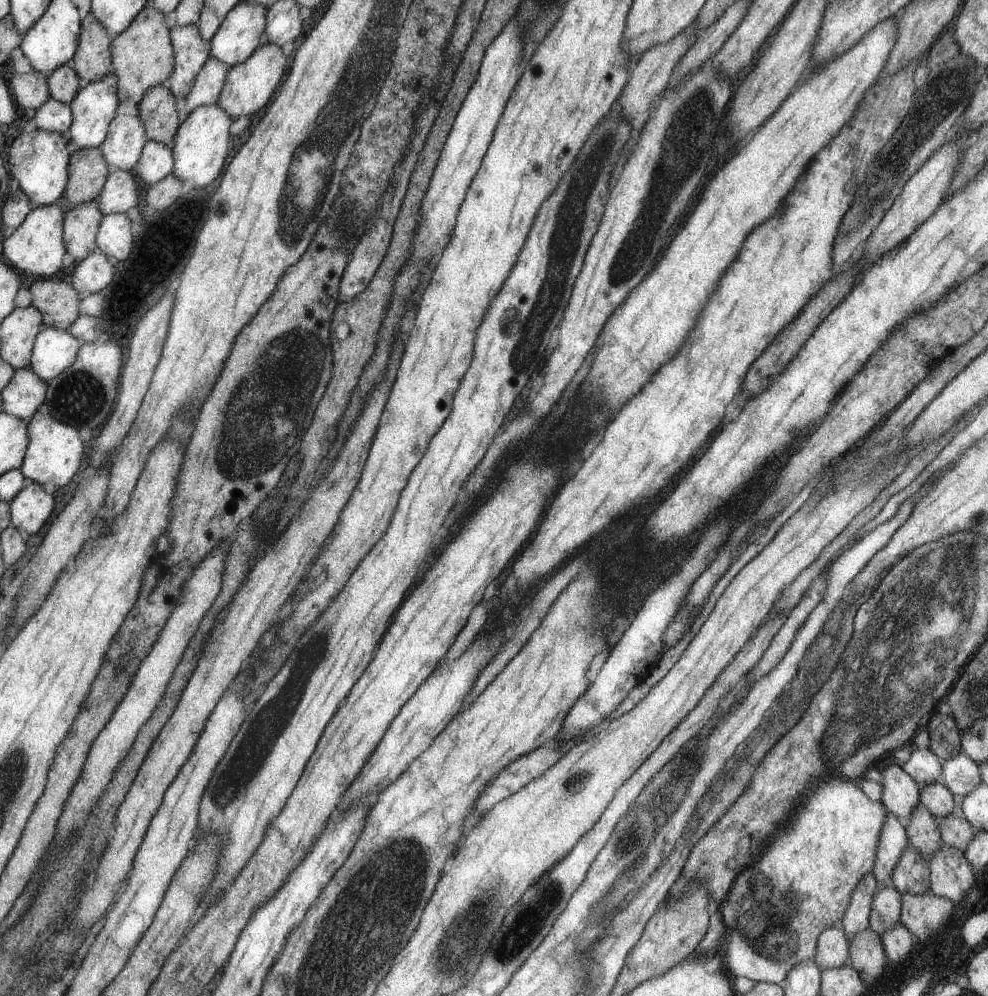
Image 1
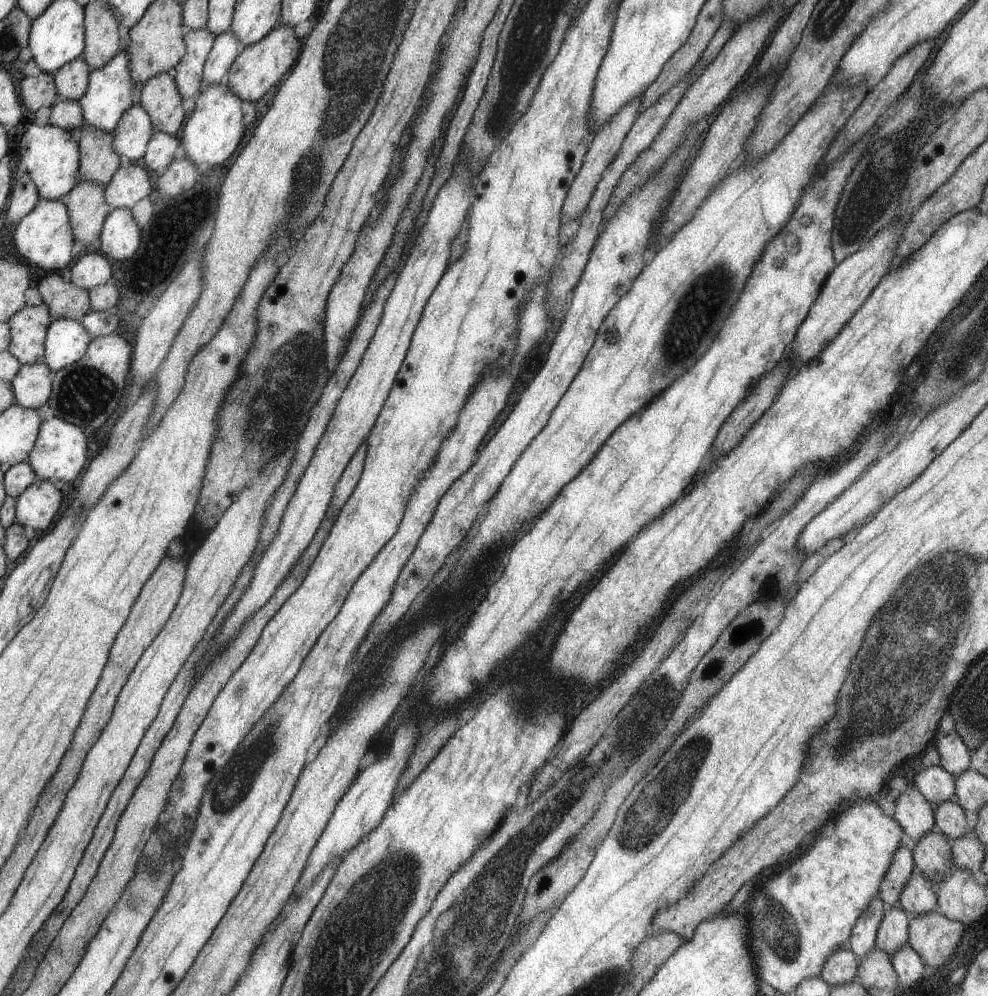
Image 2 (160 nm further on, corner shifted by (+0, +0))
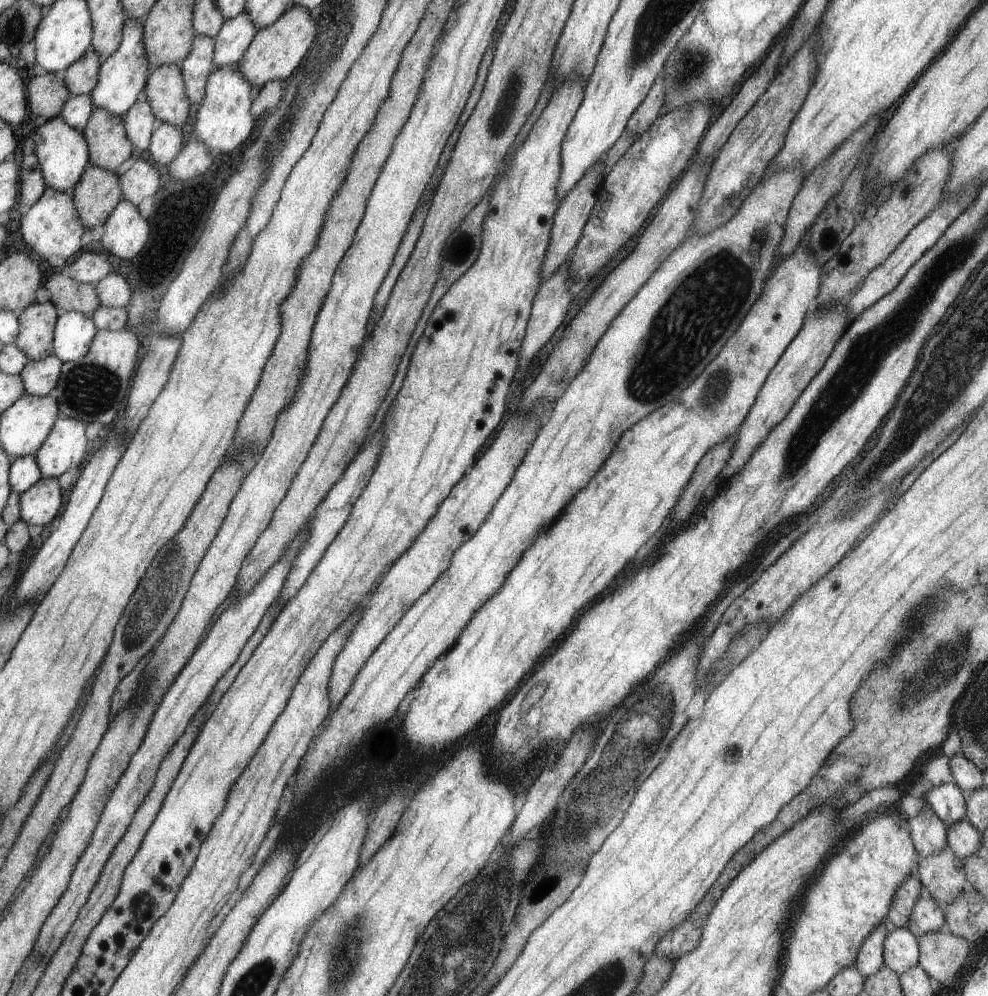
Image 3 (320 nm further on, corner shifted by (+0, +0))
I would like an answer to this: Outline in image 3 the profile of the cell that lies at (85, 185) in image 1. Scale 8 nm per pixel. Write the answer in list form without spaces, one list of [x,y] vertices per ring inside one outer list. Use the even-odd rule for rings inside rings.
[[[96,107],[92,111],[83,132],[89,145],[91,160],[89,165],[116,172],[120,164],[132,157],[135,146],[127,135],[124,116],[114,116],[107,108]]]

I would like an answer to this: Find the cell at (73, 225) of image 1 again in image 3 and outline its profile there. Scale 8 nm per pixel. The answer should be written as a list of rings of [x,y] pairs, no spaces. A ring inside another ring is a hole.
[[[89,165],[72,192],[83,223],[92,228],[104,224],[123,199],[119,175]]]

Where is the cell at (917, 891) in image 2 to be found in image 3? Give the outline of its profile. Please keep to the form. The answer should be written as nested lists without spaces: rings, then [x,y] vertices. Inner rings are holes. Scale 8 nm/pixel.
[[[923,890],[921,900],[916,903],[907,927],[919,939],[928,933],[938,933],[945,924],[944,910],[930,896],[930,893]]]

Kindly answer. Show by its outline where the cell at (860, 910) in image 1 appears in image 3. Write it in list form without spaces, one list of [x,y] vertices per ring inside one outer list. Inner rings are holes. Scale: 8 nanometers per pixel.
[[[879,924],[859,948],[854,967],[864,978],[875,975],[885,965],[883,944],[886,937],[885,924]]]

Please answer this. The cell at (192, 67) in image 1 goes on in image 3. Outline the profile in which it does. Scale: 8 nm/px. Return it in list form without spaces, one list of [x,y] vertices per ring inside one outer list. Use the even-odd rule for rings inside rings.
[[[197,35],[190,54],[180,62],[191,103],[202,103],[210,74],[215,70],[216,40]]]

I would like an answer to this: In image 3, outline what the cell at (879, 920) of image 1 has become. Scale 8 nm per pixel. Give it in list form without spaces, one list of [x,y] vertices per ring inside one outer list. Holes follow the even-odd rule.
[[[906,927],[897,928],[892,934],[888,934],[883,944],[883,959],[885,965],[897,972],[899,976],[904,974],[909,968],[914,968],[919,964],[919,944],[917,936]]]

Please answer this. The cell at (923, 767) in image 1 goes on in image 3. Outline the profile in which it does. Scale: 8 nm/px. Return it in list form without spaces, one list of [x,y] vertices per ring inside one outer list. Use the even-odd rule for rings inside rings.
[[[955,783],[934,787],[927,792],[924,801],[947,827],[966,820],[967,796]]]

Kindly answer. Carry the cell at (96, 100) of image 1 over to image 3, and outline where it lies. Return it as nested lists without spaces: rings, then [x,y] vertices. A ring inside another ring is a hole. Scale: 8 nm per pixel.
[[[138,20],[128,21],[124,24],[124,36],[121,46],[101,64],[99,83],[90,93],[95,108],[107,108],[114,116],[123,116],[133,107],[138,98],[141,98],[148,84],[150,74],[150,60],[144,43],[144,24]]]

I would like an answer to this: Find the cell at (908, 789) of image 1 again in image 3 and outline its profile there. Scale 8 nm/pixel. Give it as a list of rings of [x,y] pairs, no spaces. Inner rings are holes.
[[[928,804],[915,819],[909,818],[911,839],[920,857],[938,854],[947,847],[947,826]]]

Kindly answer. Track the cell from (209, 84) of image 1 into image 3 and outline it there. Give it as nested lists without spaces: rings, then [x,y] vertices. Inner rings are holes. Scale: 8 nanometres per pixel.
[[[246,10],[234,18],[226,19],[214,38],[216,40],[214,65],[216,67],[236,65],[243,52],[246,52],[247,46],[254,40],[258,29]]]

